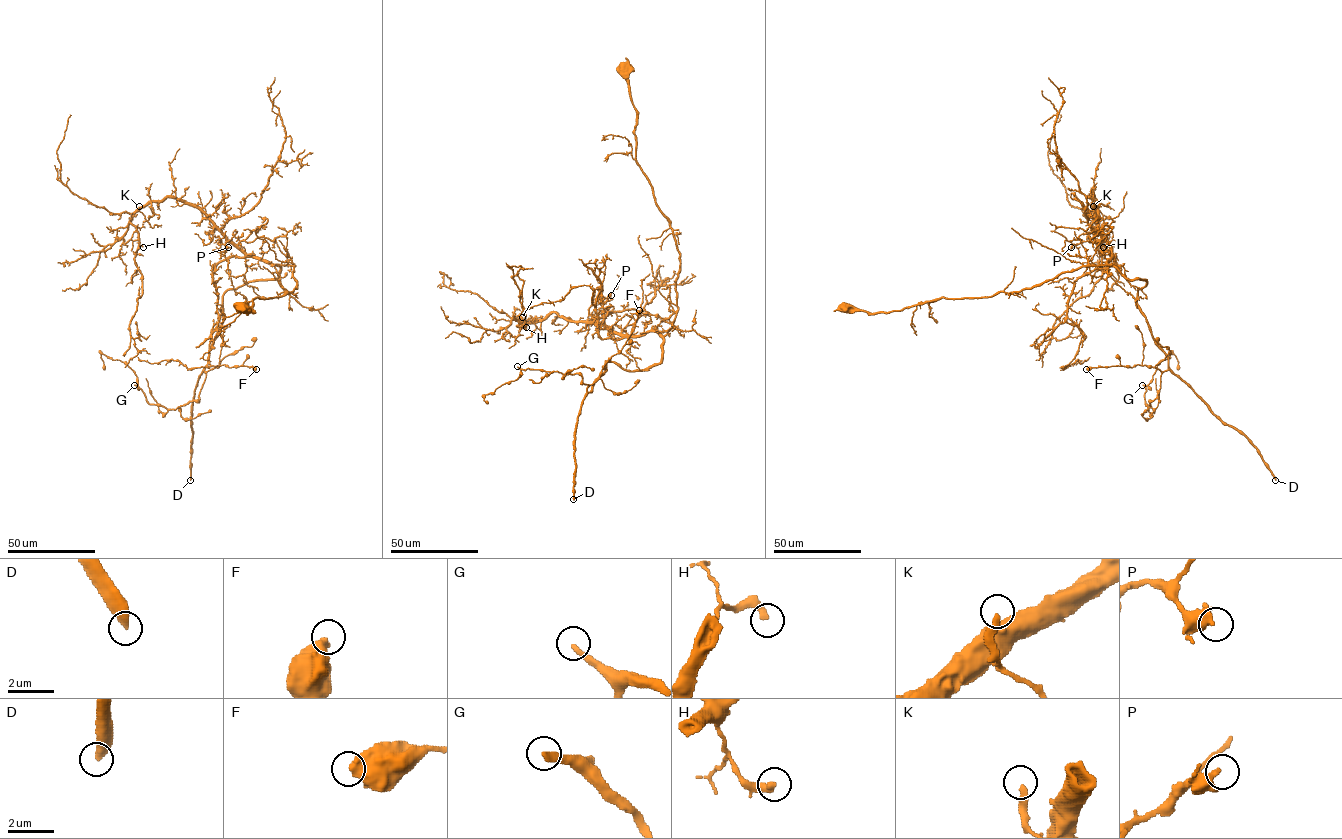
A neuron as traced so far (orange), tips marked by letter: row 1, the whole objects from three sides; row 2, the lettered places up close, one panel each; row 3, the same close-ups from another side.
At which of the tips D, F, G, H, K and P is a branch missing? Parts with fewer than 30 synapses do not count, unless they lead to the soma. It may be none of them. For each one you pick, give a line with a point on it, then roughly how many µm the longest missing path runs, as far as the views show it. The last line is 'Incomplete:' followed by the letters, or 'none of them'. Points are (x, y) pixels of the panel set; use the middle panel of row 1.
D: Place: (573, 499). Missing length about 600 µm
G: Place: (517, 366). Missing length about 35 µm
Incomplete: D, G

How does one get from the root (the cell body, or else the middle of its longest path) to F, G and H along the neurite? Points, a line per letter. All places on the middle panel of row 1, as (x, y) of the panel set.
F: (625, 67), (636, 161), (680, 254), (678, 311), (660, 362), (628, 371), (606, 361), (587, 391), (639, 310)
G: (625, 67), (636, 161), (680, 254), (661, 361), (634, 371), (606, 361), (591, 391), (578, 373), (517, 366)
H: (625, 67), (636, 161), (680, 254), (675, 321), (664, 336), (619, 335), (553, 312), (513, 316), (526, 327)

